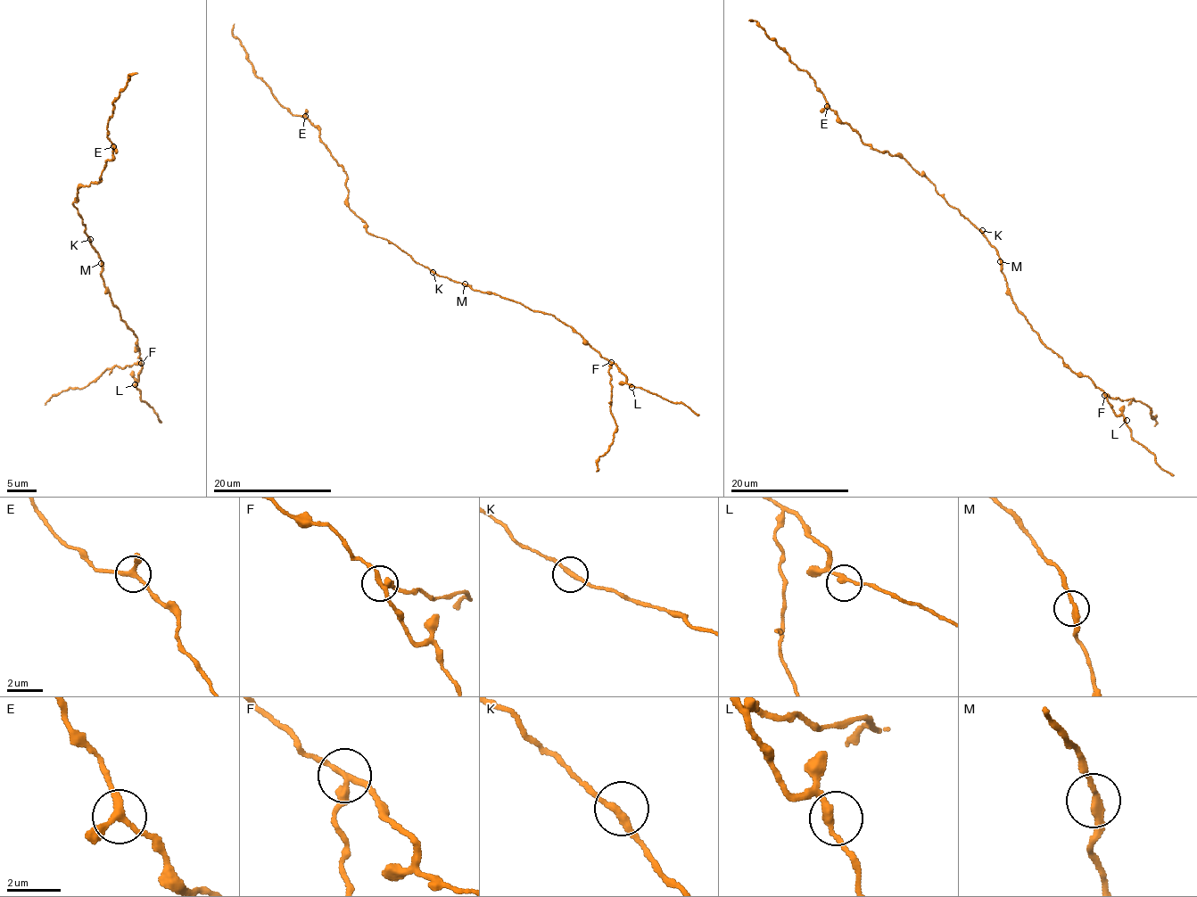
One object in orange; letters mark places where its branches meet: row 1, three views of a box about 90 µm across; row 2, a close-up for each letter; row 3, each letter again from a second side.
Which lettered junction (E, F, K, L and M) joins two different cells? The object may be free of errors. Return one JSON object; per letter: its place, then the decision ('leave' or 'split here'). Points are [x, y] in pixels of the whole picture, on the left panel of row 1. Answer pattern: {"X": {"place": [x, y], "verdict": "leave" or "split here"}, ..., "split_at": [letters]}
{"E": {"place": [113, 146], "verdict": "leave"}, "F": {"place": [141, 363], "verdict": "split here"}, "K": {"place": [90, 239], "verdict": "leave"}, "L": {"place": [135, 384], "verdict": "leave"}, "M": {"place": [101, 263], "verdict": "leave"}, "split_at": ["F"]}

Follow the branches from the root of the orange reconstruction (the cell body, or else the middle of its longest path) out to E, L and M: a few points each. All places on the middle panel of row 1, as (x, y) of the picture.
E: (432, 271), (393, 243), (367, 232), (364, 220), (349, 207), (343, 167), (305, 116)
L: (432, 271), (483, 292), (494, 293), (536, 311), (549, 313), (572, 327), (600, 356), (617, 365), (631, 387)
M: (432, 271), (465, 283)

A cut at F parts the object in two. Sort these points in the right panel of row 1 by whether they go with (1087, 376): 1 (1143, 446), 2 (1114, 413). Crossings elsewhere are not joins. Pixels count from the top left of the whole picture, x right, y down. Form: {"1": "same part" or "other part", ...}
{"1": "same part", "2": "same part"}

